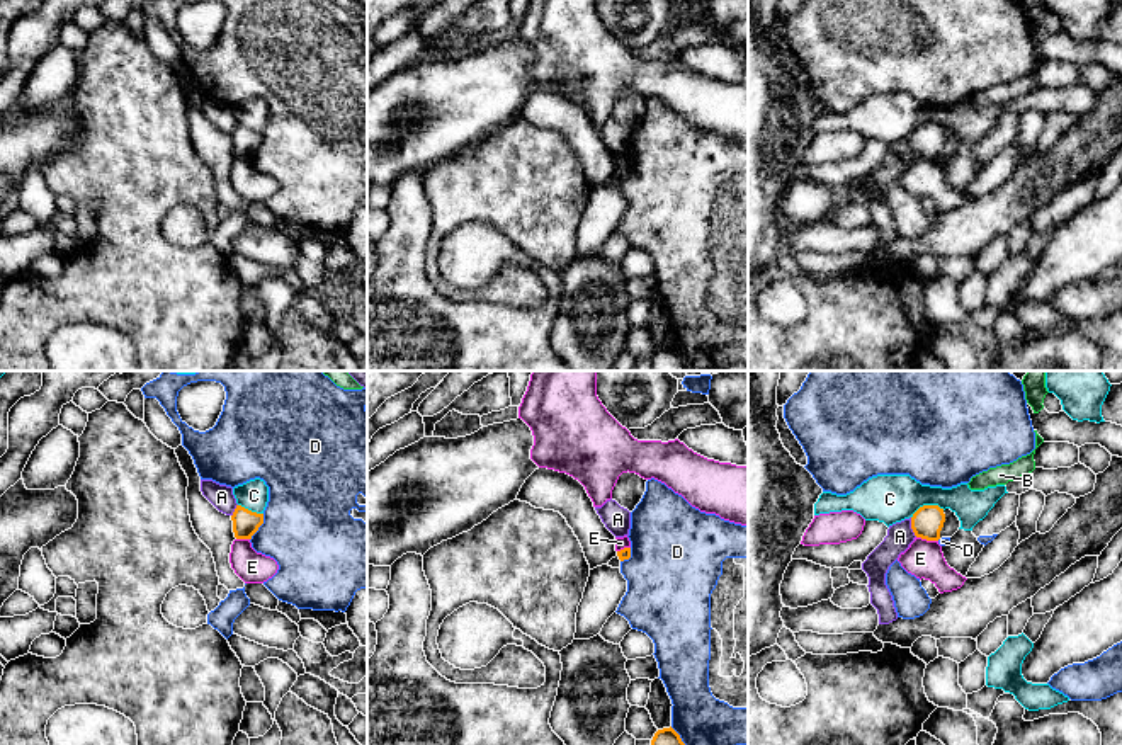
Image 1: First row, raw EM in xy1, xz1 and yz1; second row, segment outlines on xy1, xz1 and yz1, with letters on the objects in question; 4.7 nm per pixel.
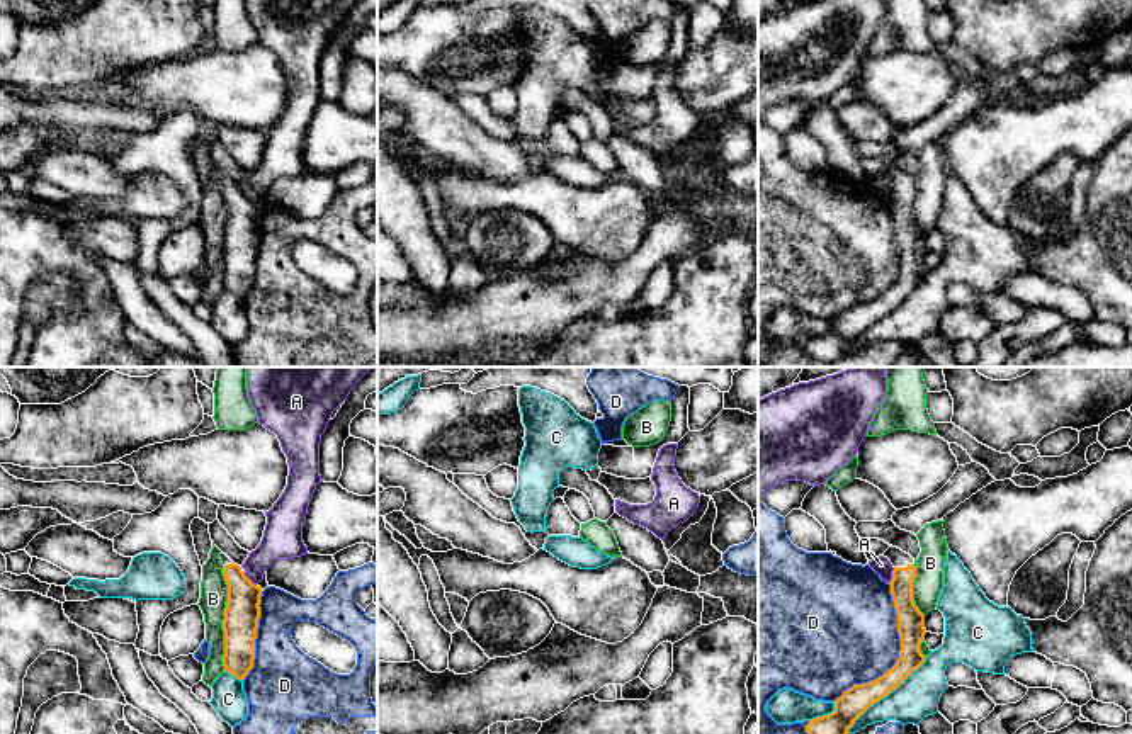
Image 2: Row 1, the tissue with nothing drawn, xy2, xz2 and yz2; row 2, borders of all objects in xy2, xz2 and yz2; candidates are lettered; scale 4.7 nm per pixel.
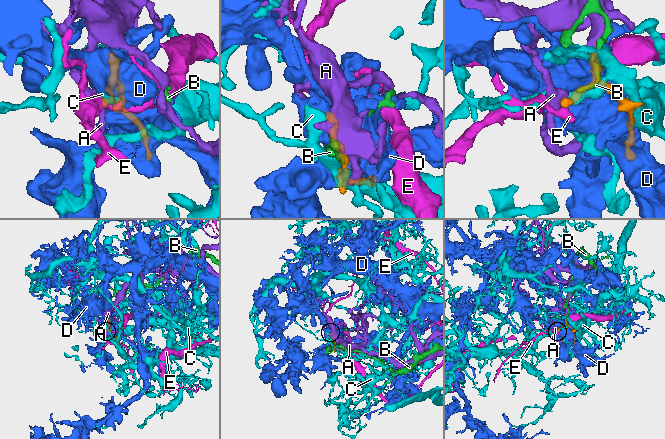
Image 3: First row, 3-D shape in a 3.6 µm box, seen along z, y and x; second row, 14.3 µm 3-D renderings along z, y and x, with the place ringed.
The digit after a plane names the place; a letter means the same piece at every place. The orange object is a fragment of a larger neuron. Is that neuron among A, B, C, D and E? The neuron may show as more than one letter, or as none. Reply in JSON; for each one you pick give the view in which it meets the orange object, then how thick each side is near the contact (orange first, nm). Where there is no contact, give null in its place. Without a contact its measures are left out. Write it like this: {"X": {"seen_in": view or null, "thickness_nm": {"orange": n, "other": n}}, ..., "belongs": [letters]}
{"belongs": []}

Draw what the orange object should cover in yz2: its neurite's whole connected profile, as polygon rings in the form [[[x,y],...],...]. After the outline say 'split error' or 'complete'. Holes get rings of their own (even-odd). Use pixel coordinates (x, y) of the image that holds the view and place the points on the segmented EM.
[[[897,547],[884,552],[894,567],[891,579],[891,595],[897,615],[897,632],[901,651],[896,664],[874,681],[853,685],[835,700],[835,710],[816,717],[806,726],[807,734],[848,734],[853,722],[875,702],[896,690],[904,680],[918,669],[925,658],[920,644],[925,641],[925,615],[913,600],[913,583],[916,578],[914,559]]]; split error

